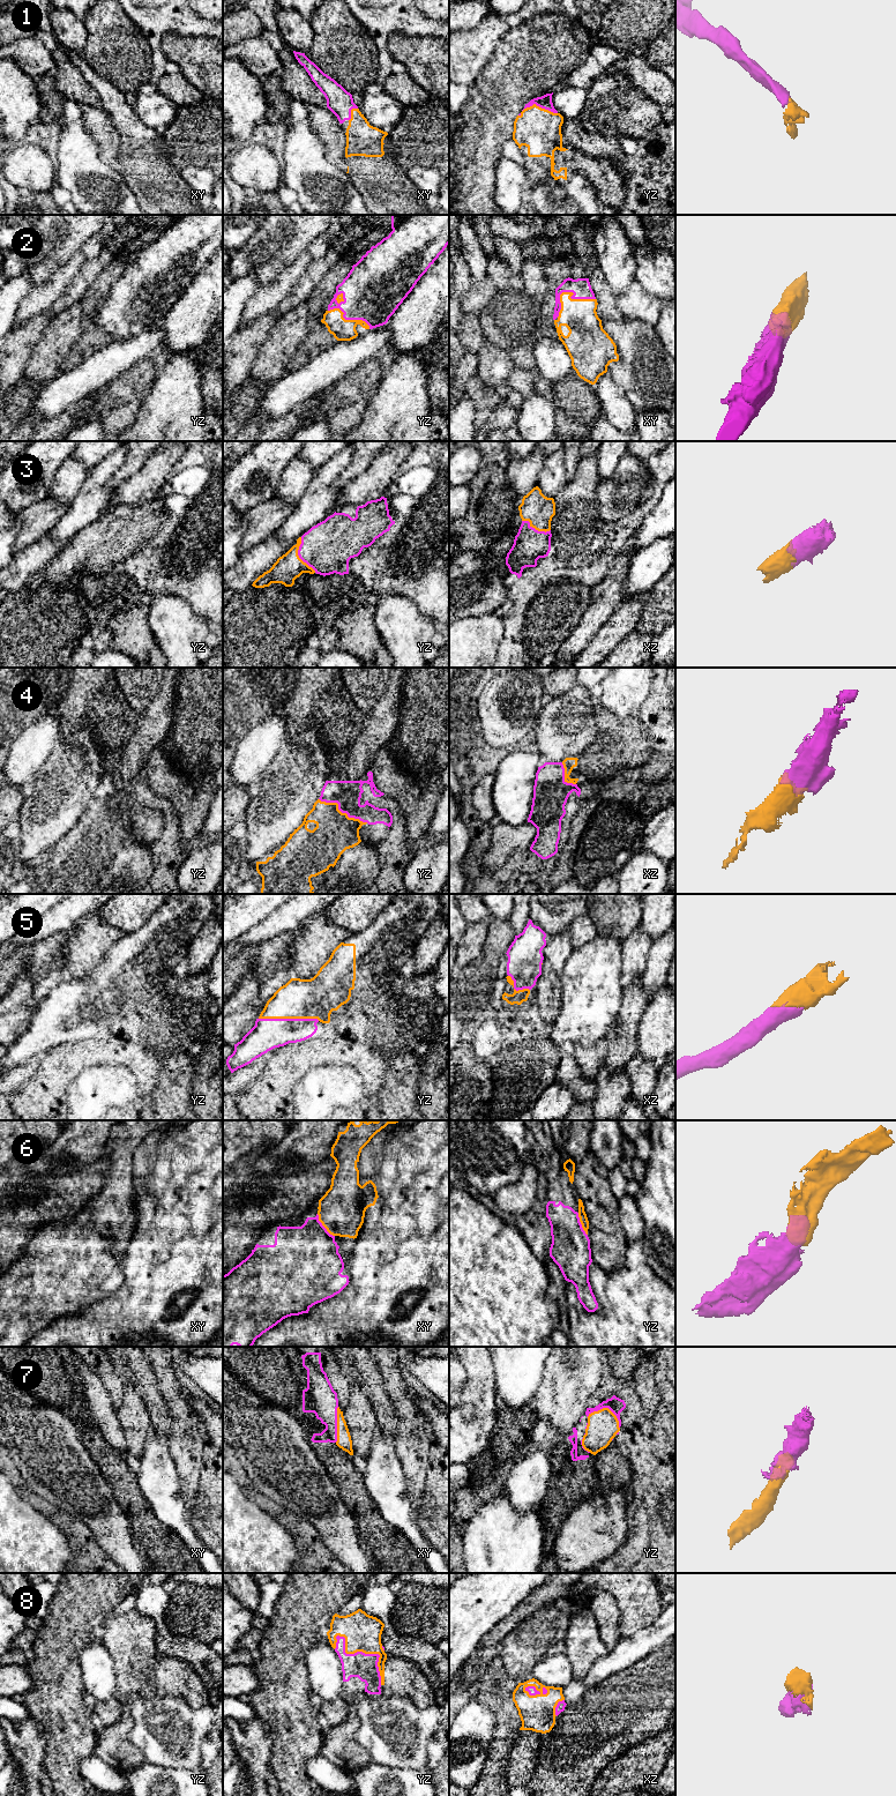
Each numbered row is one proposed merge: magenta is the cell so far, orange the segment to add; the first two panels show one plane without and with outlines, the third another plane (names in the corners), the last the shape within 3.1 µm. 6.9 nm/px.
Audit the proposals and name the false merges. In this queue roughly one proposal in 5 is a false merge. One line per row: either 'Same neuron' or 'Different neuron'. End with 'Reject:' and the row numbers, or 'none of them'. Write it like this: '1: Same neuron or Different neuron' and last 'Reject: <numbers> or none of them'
1: Same neuron
2: Same neuron
3: Same neuron
4: Same neuron
5: Same neuron
6: Same neuron
7: Same neuron
8: Same neuron
Reject: none of them

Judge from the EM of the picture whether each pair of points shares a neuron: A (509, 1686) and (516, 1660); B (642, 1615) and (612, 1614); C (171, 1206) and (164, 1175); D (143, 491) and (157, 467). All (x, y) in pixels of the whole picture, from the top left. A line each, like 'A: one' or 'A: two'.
A: two
B: two
C: one
D: one

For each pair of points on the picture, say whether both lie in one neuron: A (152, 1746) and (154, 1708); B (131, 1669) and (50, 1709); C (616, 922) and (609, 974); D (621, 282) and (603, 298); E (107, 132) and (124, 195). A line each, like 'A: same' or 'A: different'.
A: same
B: different
C: different
D: different
E: different

